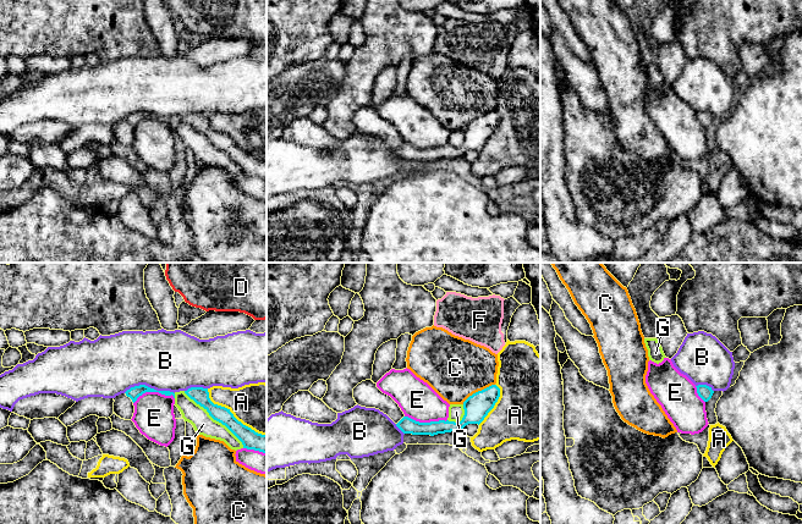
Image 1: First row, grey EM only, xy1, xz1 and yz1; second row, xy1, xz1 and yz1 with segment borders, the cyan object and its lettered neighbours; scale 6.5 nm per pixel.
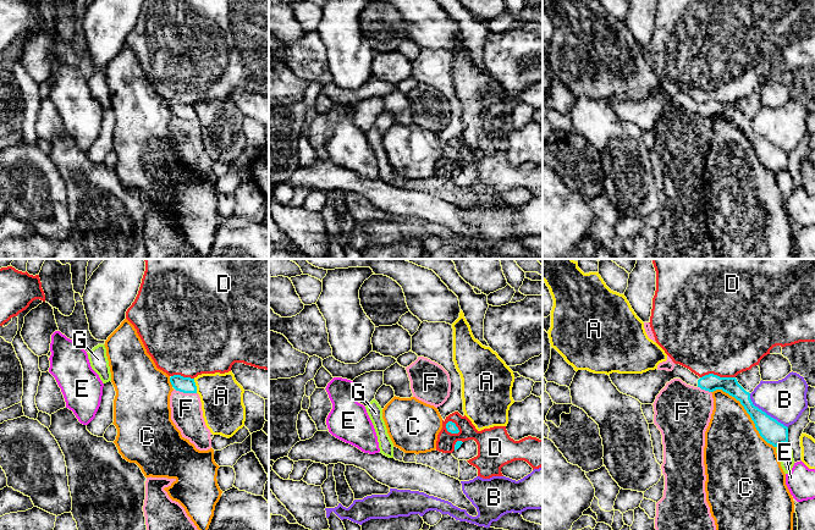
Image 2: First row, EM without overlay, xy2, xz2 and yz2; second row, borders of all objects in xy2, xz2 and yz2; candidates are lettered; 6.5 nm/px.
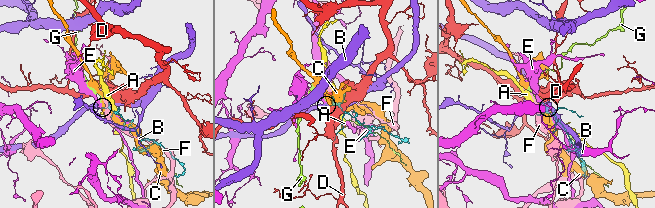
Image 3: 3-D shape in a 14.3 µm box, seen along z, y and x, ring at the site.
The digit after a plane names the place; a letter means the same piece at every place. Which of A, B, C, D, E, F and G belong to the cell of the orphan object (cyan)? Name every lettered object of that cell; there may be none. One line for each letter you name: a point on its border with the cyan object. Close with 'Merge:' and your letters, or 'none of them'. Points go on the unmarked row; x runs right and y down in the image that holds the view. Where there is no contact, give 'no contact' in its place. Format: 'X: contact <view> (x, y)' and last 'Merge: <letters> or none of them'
Merge: none of them

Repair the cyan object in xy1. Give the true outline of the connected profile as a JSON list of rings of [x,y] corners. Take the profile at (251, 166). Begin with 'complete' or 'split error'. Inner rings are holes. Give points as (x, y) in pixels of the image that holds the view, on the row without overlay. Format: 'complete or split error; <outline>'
complete; [[[191,114],[185,120],[203,133],[209,142],[225,151],[243,171],[243,175],[267,180],[267,161],[262,161],[238,148],[230,136],[214,131],[209,125],[208,115]]]

